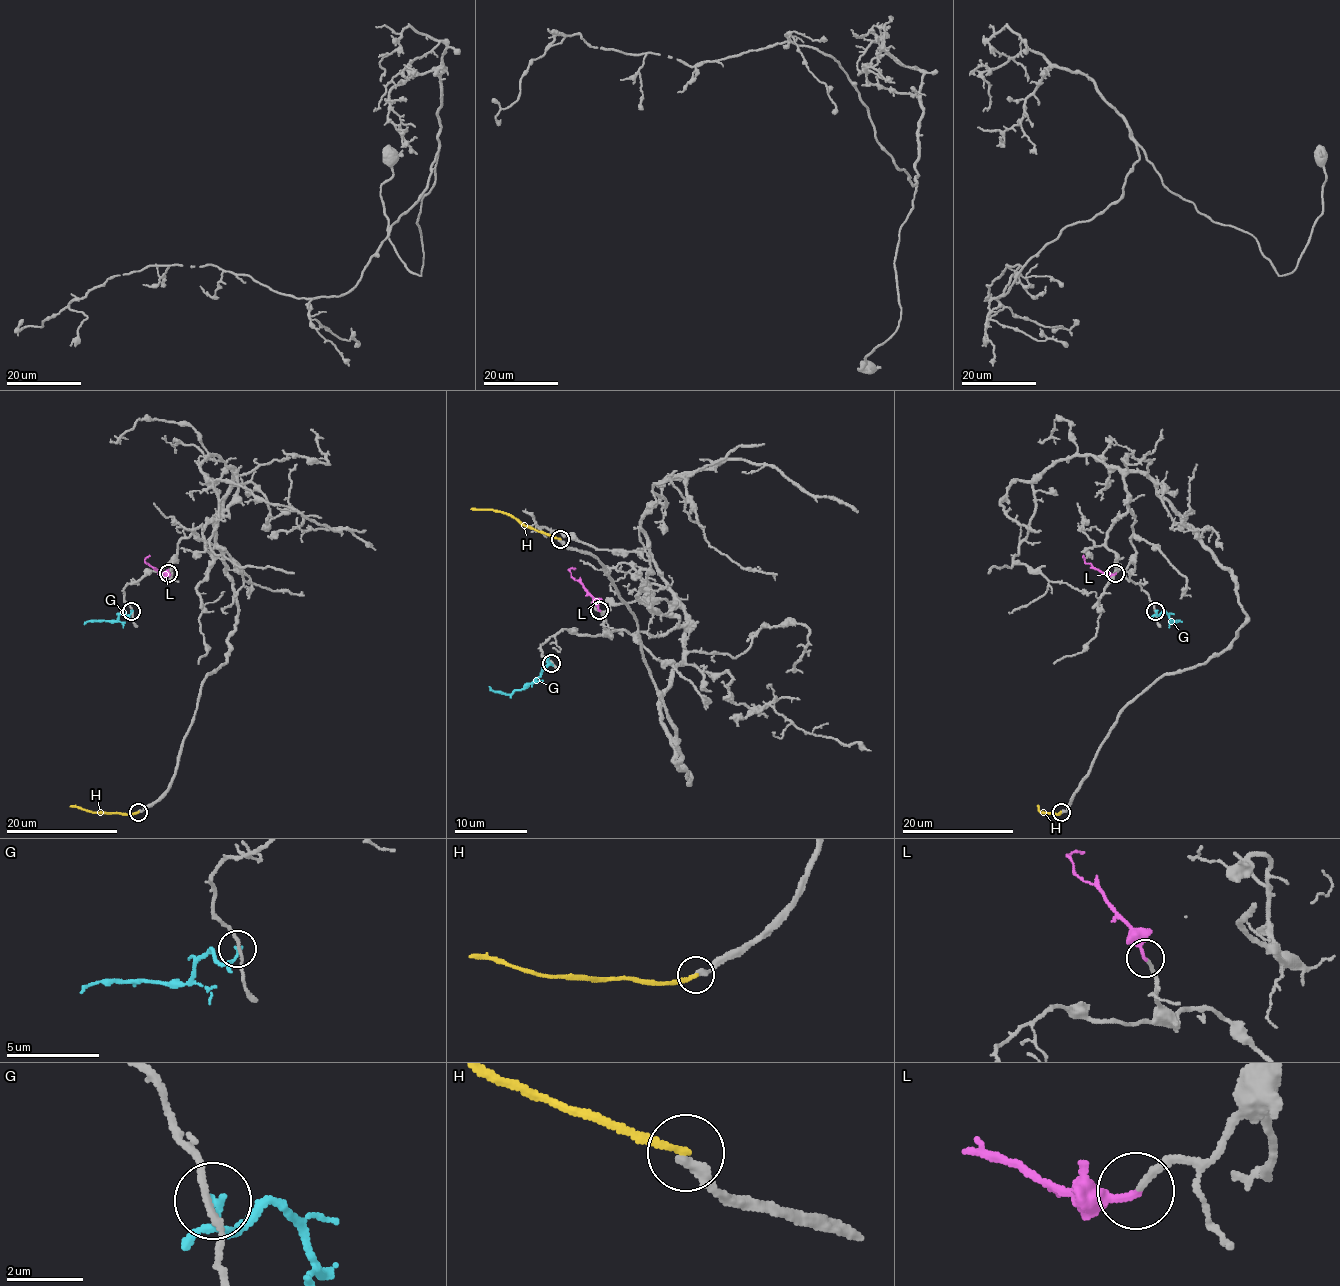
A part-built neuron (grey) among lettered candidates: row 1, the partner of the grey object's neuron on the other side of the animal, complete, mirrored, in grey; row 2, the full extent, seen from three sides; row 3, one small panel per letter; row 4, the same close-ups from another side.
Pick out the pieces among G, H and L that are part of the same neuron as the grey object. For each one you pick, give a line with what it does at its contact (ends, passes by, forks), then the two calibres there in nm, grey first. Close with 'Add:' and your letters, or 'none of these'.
L: it ends there; 180 nm thick on the grey side, 200 nm on the other
Add: L

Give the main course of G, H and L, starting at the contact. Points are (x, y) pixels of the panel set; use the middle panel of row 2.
G: (551, 663), (529, 685), (509, 694), (495, 692), (489, 687)
H: (560, 539), (538, 532), (506, 514), (471, 508)
L: (599, 610), (597, 599), (571, 574), (569, 570), (575, 568)

